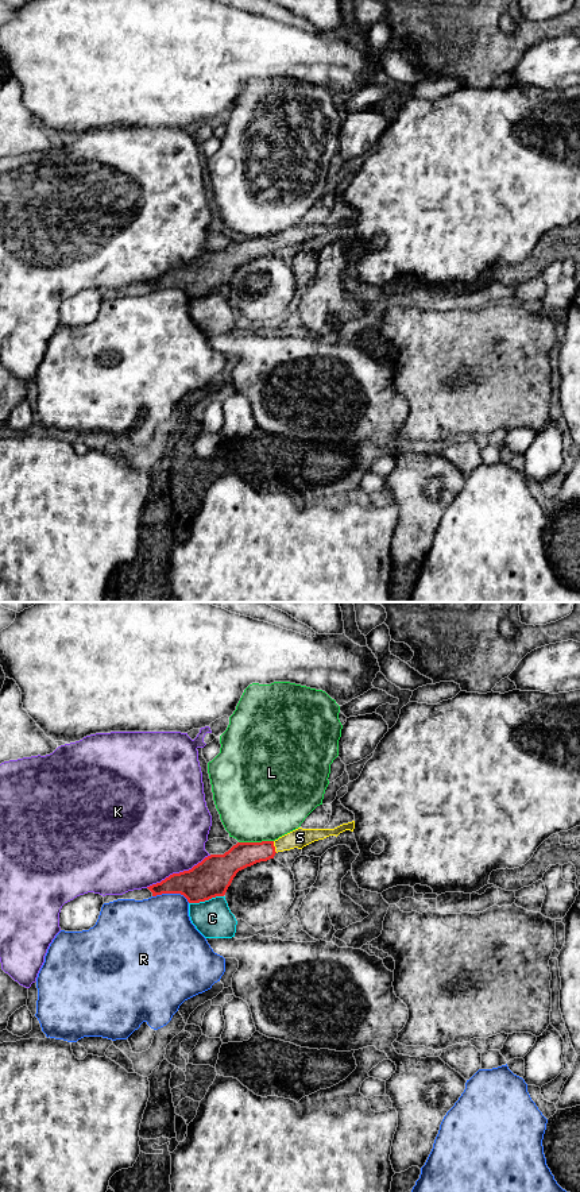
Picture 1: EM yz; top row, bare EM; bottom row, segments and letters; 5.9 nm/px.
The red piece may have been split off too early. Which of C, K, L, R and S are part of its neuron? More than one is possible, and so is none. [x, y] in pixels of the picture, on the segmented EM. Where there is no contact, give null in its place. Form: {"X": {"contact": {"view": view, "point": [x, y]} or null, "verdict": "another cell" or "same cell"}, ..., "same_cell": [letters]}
{"C": {"contact": {"view": "yz", "point": [205, 899]}, "verdict": "another cell"}, "K": {"contact": {"view": "yz", "point": [180, 872]}, "verdict": "another cell"}, "L": {"contact": {"view": "yz", "point": [255, 843]}, "verdict": "another cell"}, "R": {"contact": {"view": "yz", "point": [171, 892]}, "verdict": "another cell"}, "S": {"contact": {"view": "yz", "point": [274, 847]}, "verdict": "same cell"}, "same_cell": ["S"]}

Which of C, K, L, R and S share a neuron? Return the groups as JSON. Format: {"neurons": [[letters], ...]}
{"neurons": [["C"], ["K"], ["L"], ["R"], ["S"]]}

